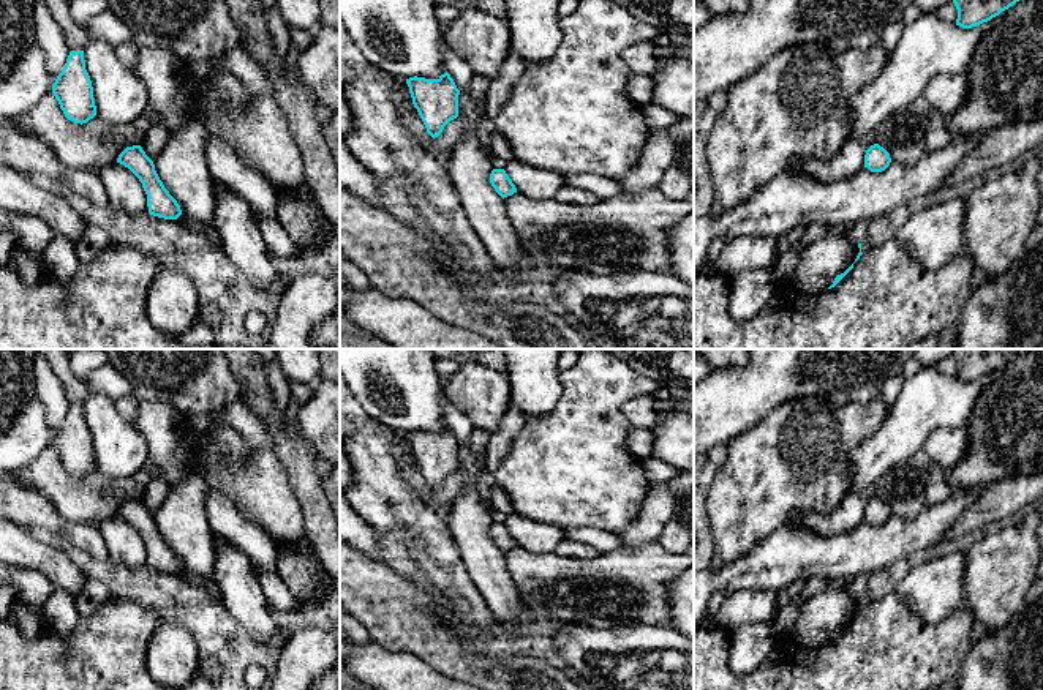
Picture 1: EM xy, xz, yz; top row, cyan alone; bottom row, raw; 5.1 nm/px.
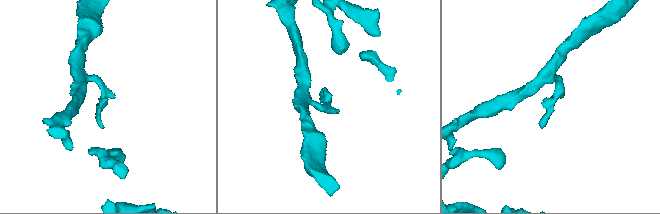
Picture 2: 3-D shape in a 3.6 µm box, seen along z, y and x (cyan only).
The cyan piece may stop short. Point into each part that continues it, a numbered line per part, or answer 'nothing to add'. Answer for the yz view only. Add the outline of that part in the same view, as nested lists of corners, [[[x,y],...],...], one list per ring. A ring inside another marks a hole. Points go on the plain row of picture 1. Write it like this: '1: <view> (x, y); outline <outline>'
nothing to add

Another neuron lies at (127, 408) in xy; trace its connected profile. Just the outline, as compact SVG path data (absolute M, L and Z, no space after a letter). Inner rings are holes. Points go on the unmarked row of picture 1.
M120 398L115 401L115 407L119 414L131 423L137 431L139 429L139 409L137 409L137 401L133 398Z

